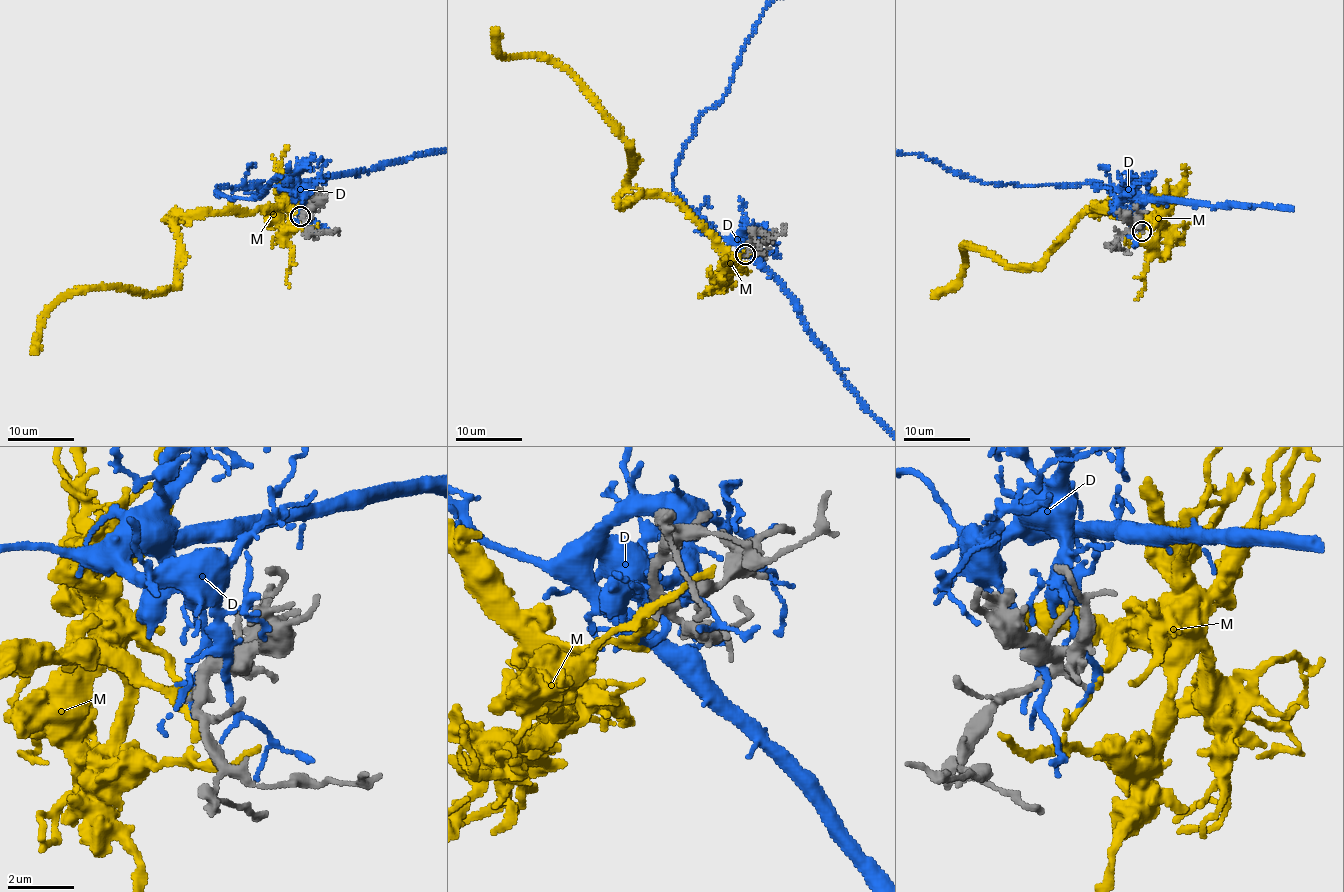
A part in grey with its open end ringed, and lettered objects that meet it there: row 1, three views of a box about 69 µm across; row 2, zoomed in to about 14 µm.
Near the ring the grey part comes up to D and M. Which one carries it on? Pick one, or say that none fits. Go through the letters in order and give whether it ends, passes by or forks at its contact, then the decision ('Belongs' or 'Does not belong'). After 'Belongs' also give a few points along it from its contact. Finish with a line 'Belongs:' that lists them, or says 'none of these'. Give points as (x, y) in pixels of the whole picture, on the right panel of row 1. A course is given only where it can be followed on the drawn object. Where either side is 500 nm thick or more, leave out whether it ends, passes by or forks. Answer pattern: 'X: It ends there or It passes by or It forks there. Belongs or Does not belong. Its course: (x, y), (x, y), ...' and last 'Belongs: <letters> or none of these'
D: It ends there. Does not belong
M: It passes by. Does not belong
Belongs: none of these

